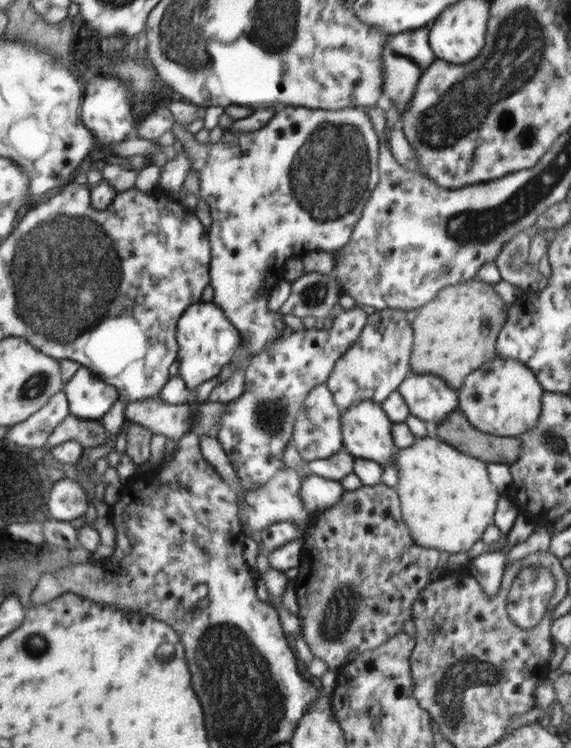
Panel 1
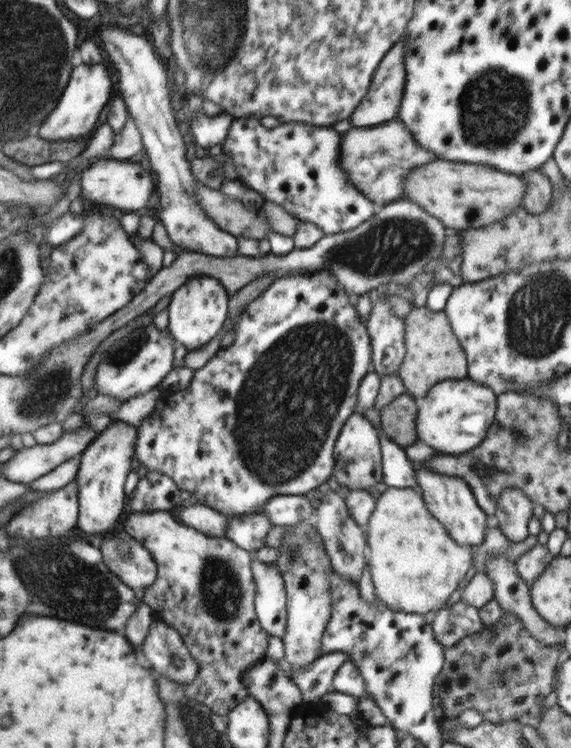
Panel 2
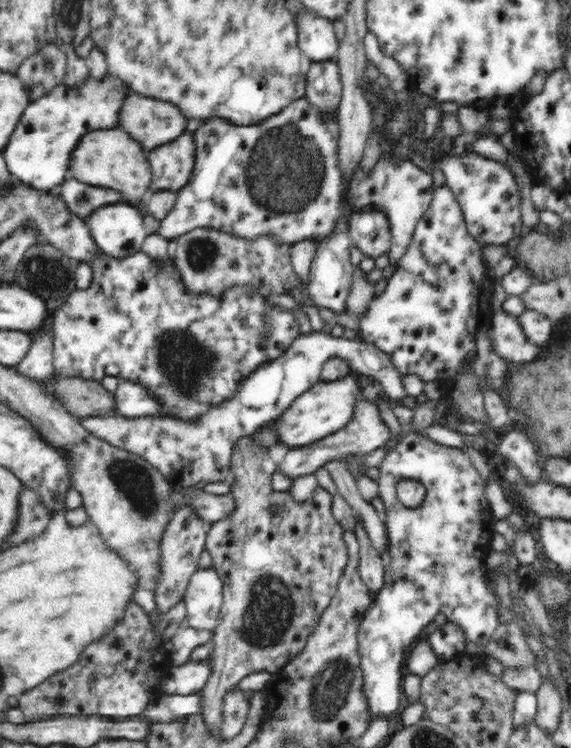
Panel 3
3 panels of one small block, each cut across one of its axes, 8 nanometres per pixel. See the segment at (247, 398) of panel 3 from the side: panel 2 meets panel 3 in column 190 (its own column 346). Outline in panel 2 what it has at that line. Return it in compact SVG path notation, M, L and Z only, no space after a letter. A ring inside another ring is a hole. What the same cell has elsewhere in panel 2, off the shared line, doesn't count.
M357 412L351 413L340 428L333 446L333 478L339 486L349 490L373 488L383 480L383 451L386 446L371 421Z

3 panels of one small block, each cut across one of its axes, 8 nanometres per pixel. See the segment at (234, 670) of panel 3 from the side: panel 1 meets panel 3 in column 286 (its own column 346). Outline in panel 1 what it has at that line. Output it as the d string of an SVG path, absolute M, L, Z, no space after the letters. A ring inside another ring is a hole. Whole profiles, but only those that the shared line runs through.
M379 486L344 491L337 504L311 517L311 521L306 525L305 536L302 536L301 541L303 554L300 555L300 562L297 566L298 575L293 590L298 604L298 614L296 616L300 622L300 634L312 656L320 658L326 664L326 668L334 673L362 652L379 647L381 643L384 643L403 628L405 620L412 618L414 600L430 583L429 573L435 568L440 553L437 549L423 548L421 545L415 544L413 536L410 535L408 528L405 528L404 520L399 516L397 494L391 488L380 488Z

